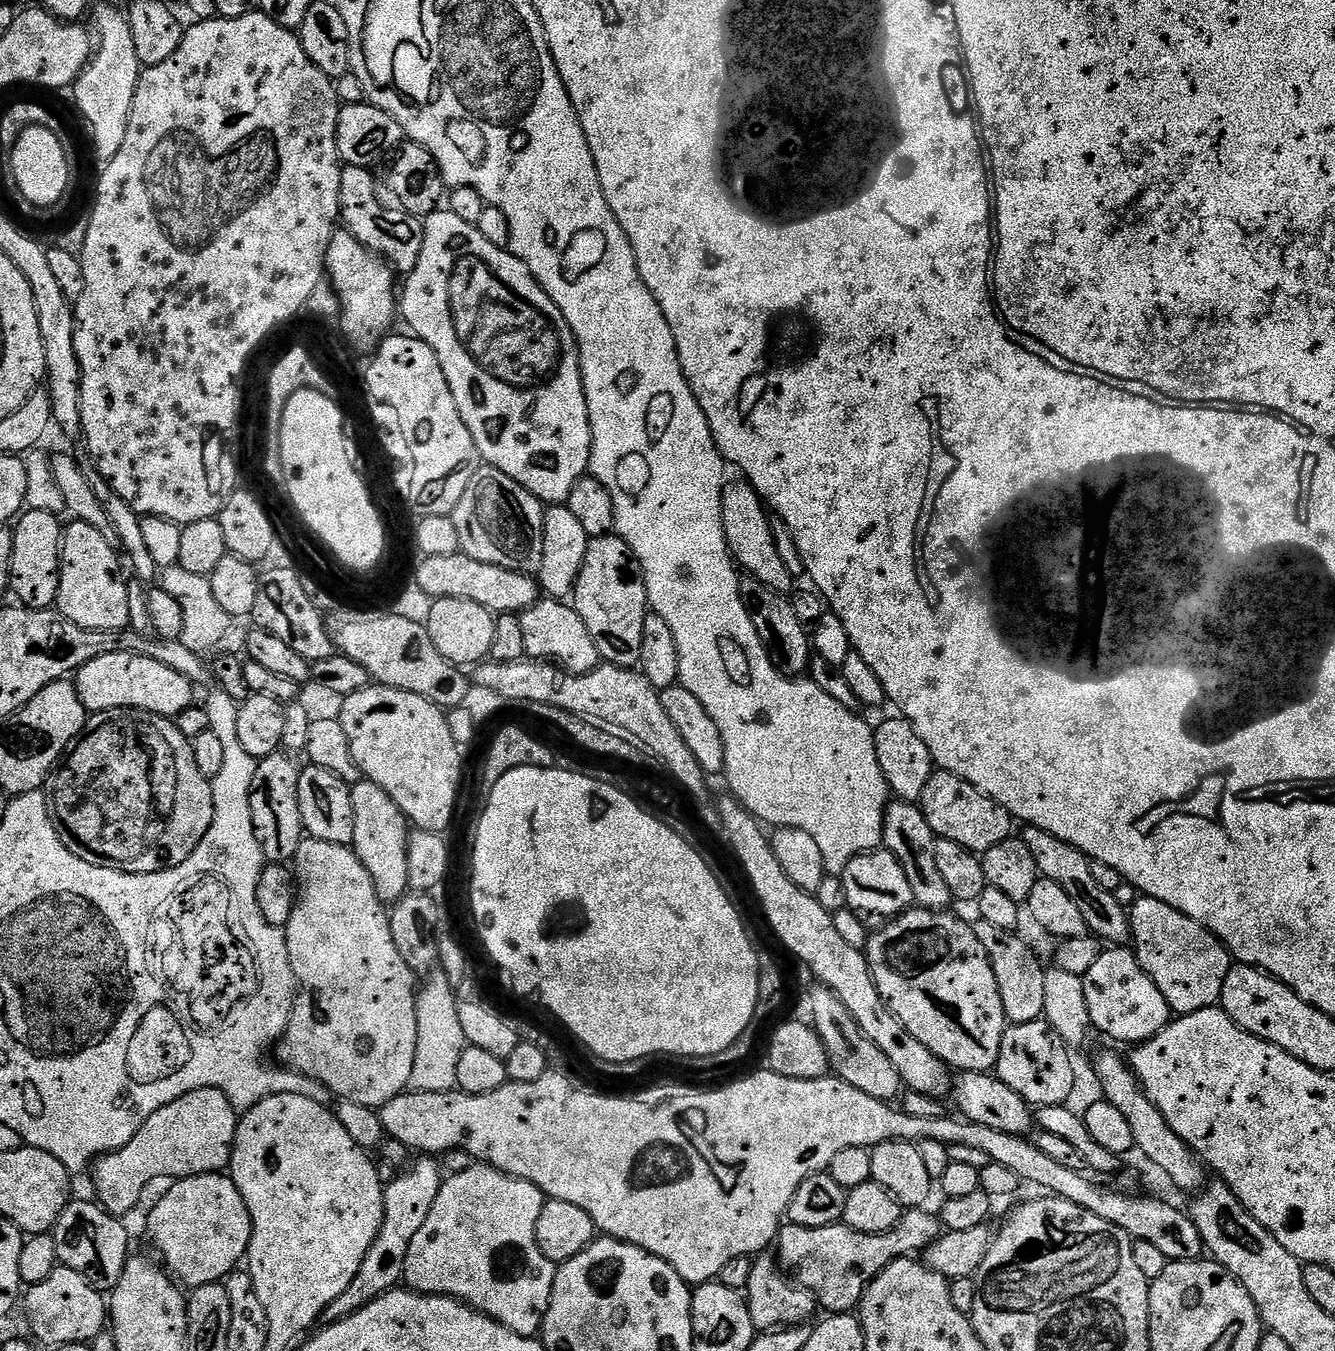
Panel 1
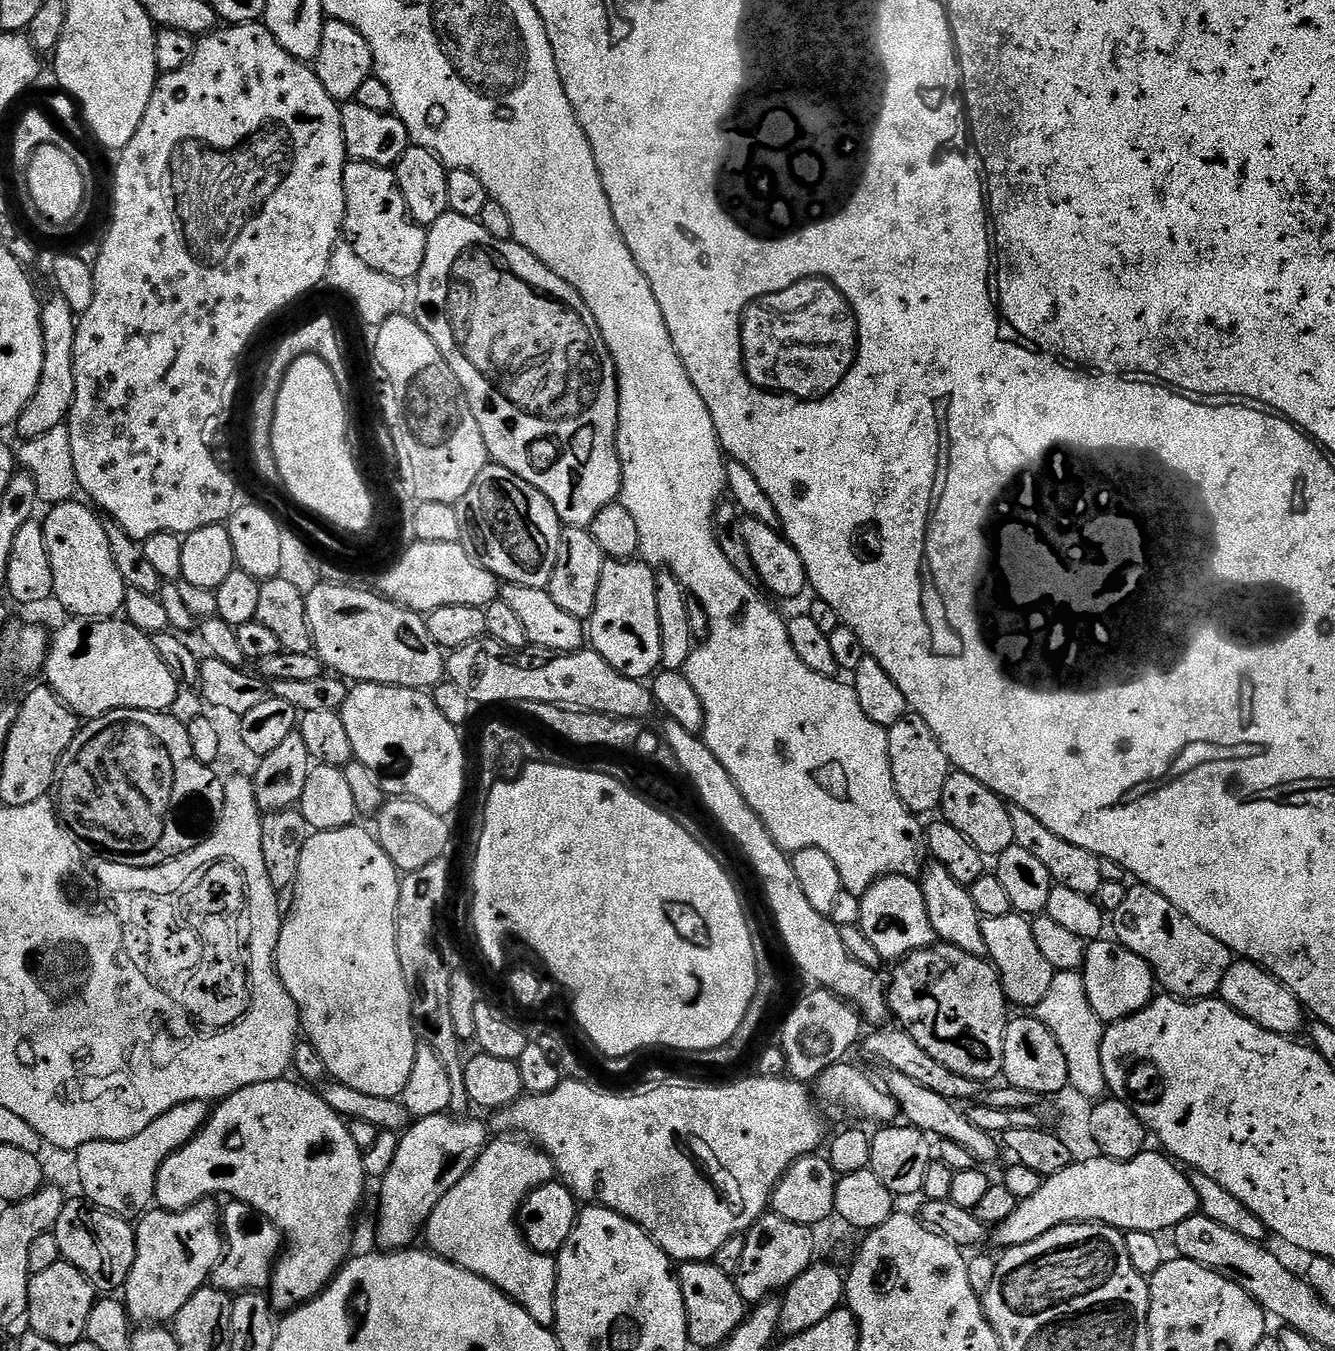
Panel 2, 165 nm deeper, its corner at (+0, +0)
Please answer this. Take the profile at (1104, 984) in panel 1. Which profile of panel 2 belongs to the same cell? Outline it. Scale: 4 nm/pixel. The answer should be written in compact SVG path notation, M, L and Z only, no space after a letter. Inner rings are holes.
M1115 938L1104 939L1091 941L1085 950L1082 971L1086 982L1086 998L1090 998L1090 1006L1094 1006L1094 1014L1098 1014L1100 1020L1125 1020L1153 1000L1158 988L1156 977L1149 964L1138 958L1134 950Z

